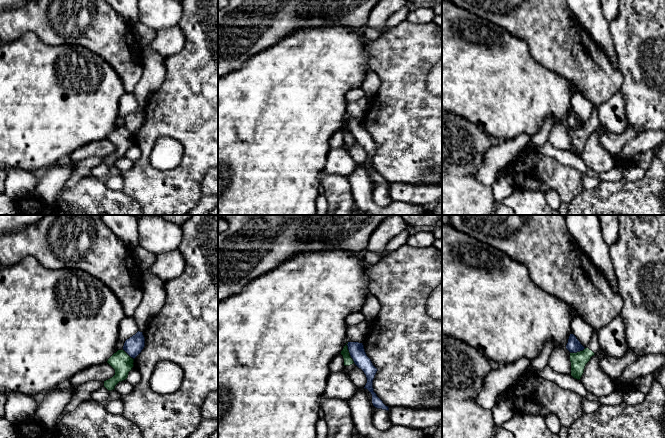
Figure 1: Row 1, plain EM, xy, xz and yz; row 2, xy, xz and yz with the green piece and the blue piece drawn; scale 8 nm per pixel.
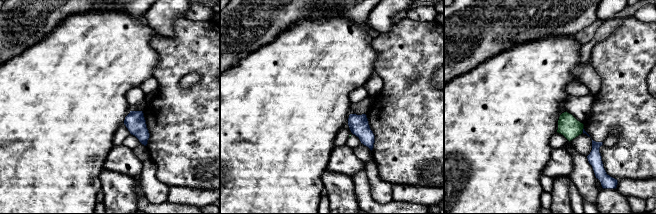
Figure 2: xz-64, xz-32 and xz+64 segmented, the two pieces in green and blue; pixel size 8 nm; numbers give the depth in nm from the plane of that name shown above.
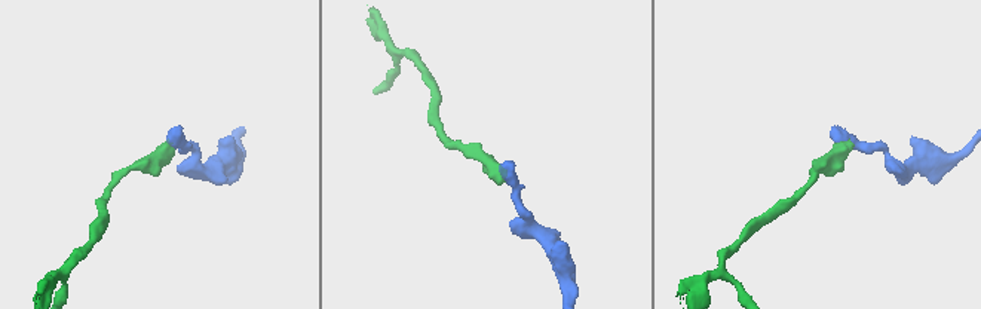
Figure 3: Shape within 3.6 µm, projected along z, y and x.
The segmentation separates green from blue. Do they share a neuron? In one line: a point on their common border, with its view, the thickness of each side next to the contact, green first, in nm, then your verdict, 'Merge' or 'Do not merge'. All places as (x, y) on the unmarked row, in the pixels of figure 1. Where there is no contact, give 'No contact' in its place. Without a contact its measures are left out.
Touches green at xz (349, 129). Thickness 70 nm (green) against 130 nm. Do not merge

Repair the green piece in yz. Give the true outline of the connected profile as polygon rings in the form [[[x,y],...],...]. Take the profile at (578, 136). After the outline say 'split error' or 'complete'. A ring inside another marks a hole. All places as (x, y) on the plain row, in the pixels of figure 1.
[[[588,123],[583,127],[577,129],[570,129],[570,138],[571,138],[571,152],[574,155],[580,156],[586,140],[590,137],[591,133],[595,129],[590,126]]] | complete

